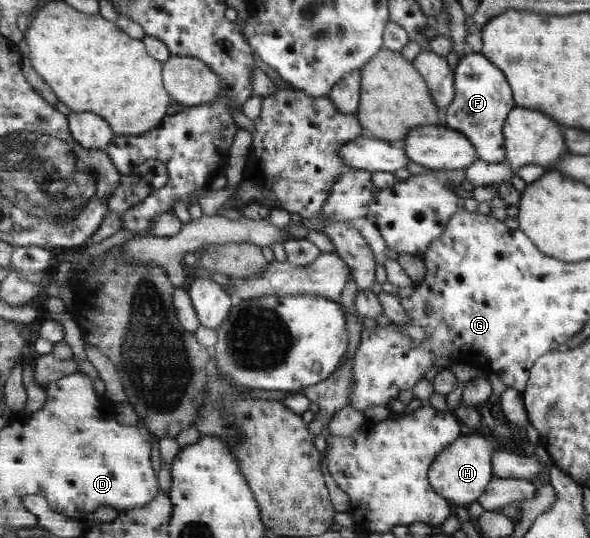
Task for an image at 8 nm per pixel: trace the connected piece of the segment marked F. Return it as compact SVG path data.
M483 54L475 55L454 70L454 101L444 113L442 124L467 136L482 161L502 163L506 161L503 125L515 107L518 106L503 71Z

